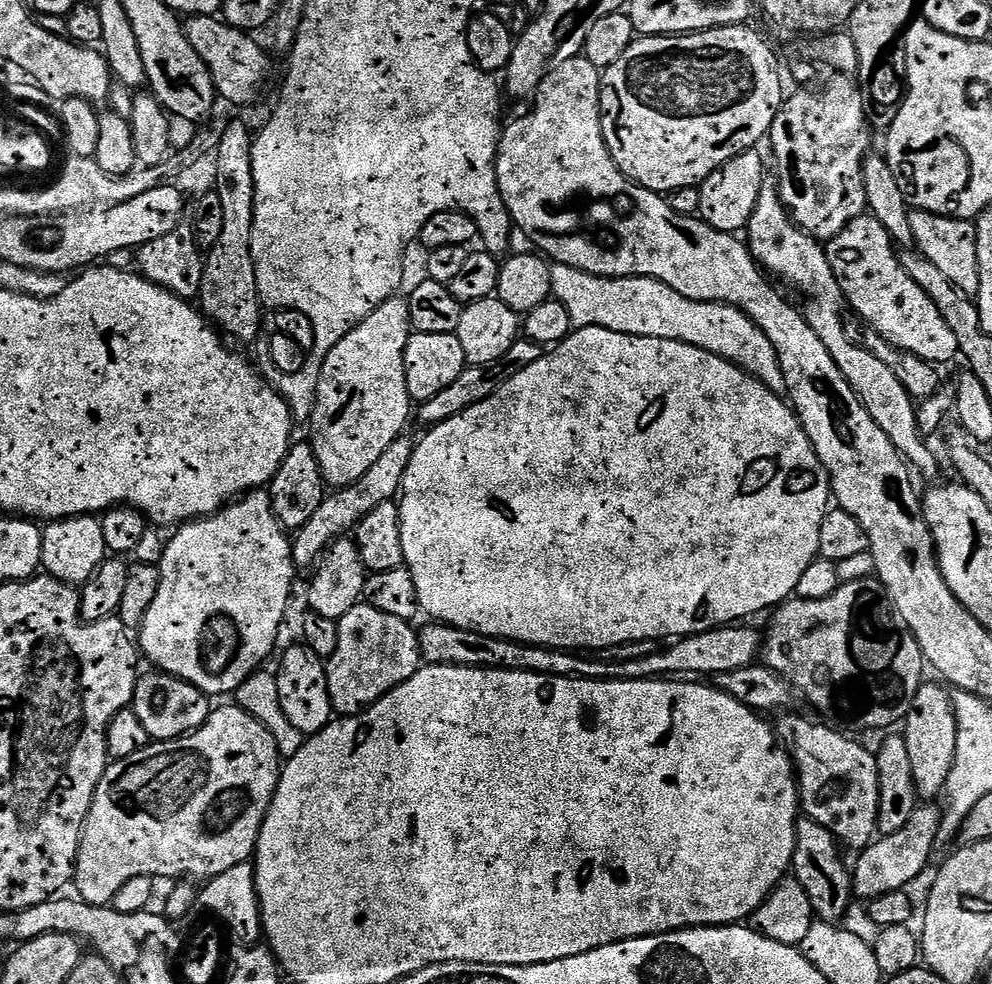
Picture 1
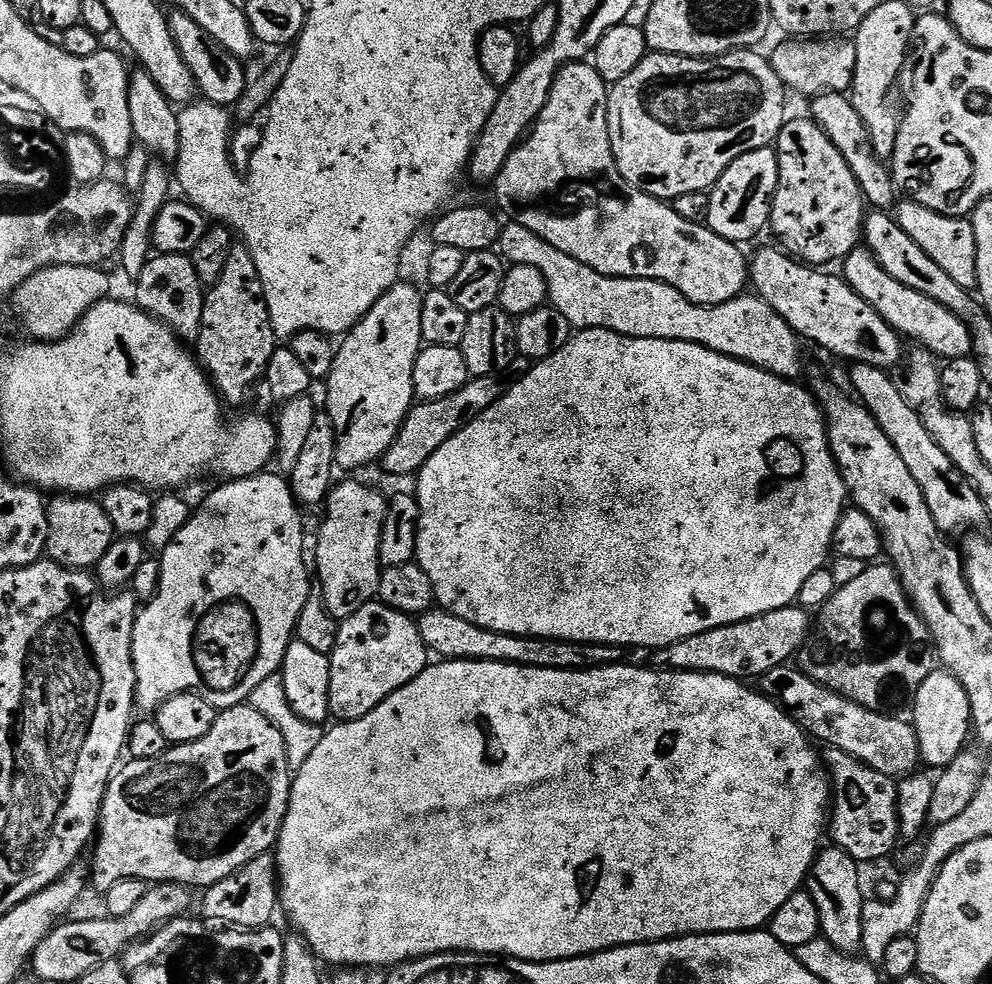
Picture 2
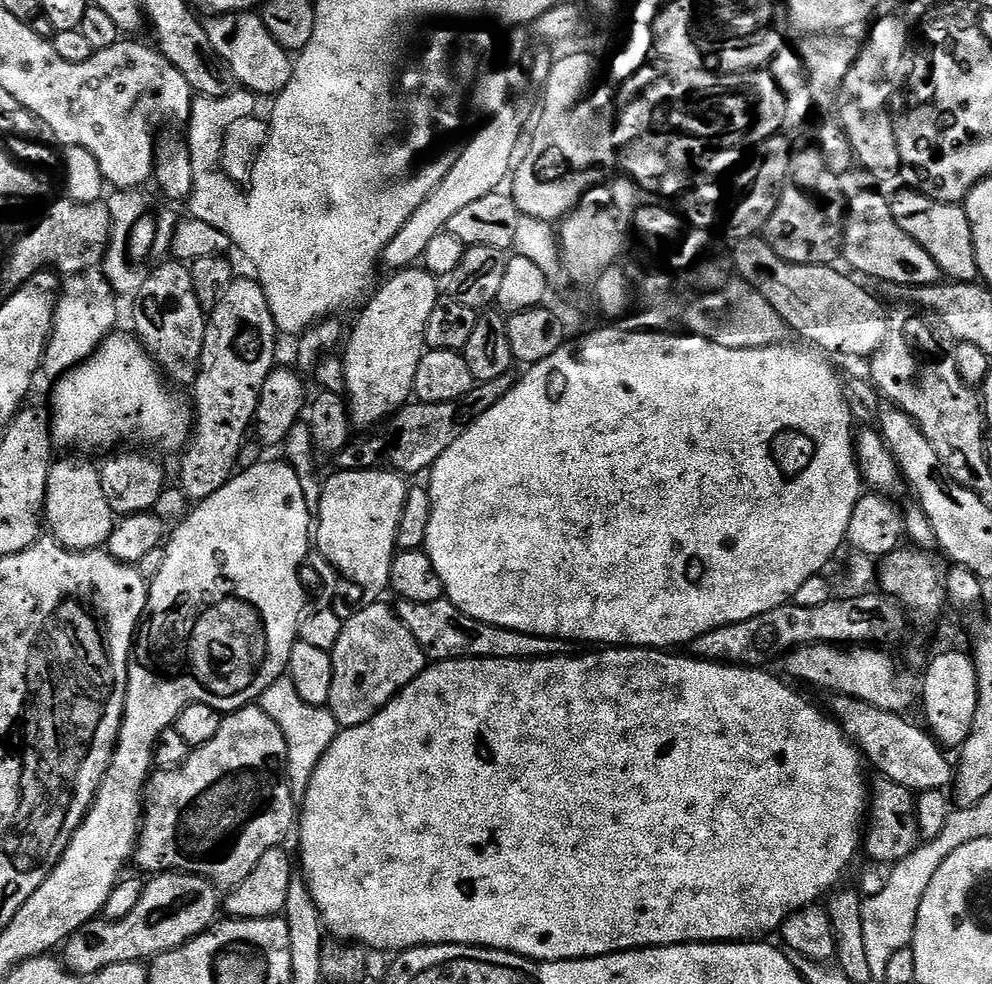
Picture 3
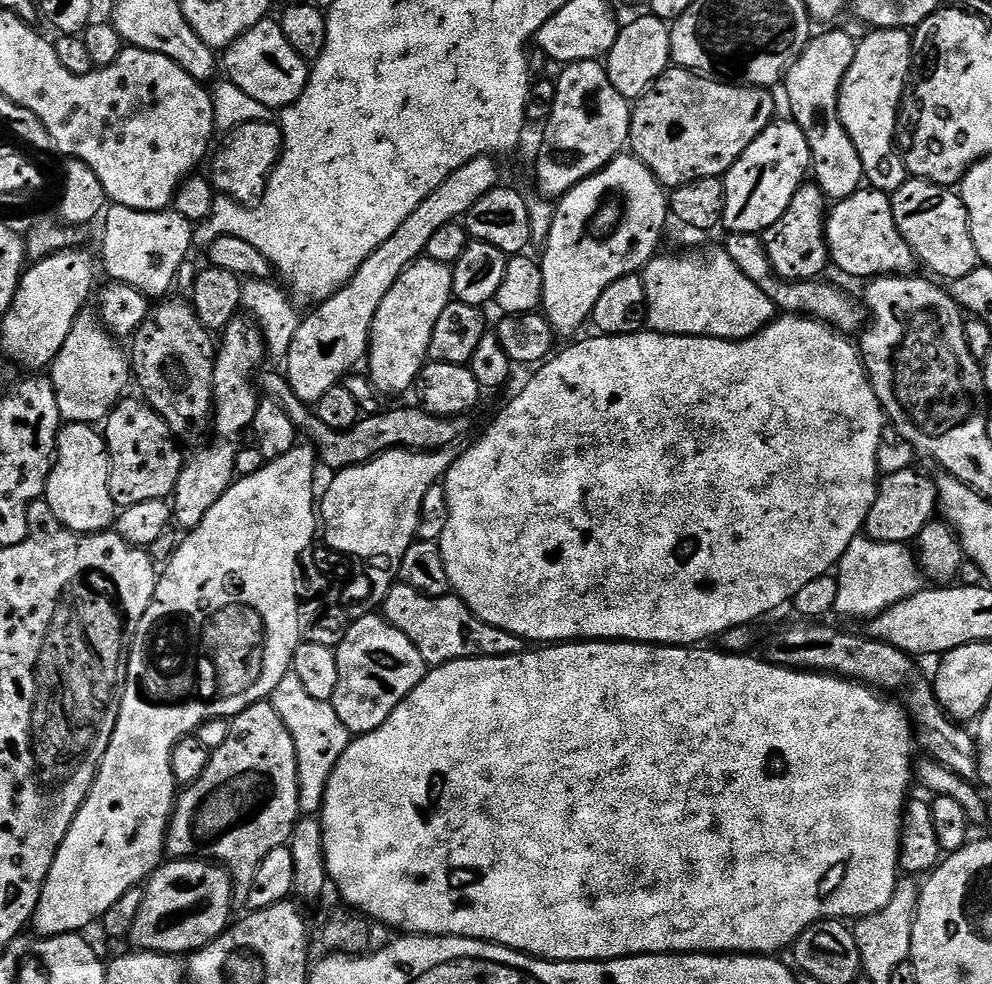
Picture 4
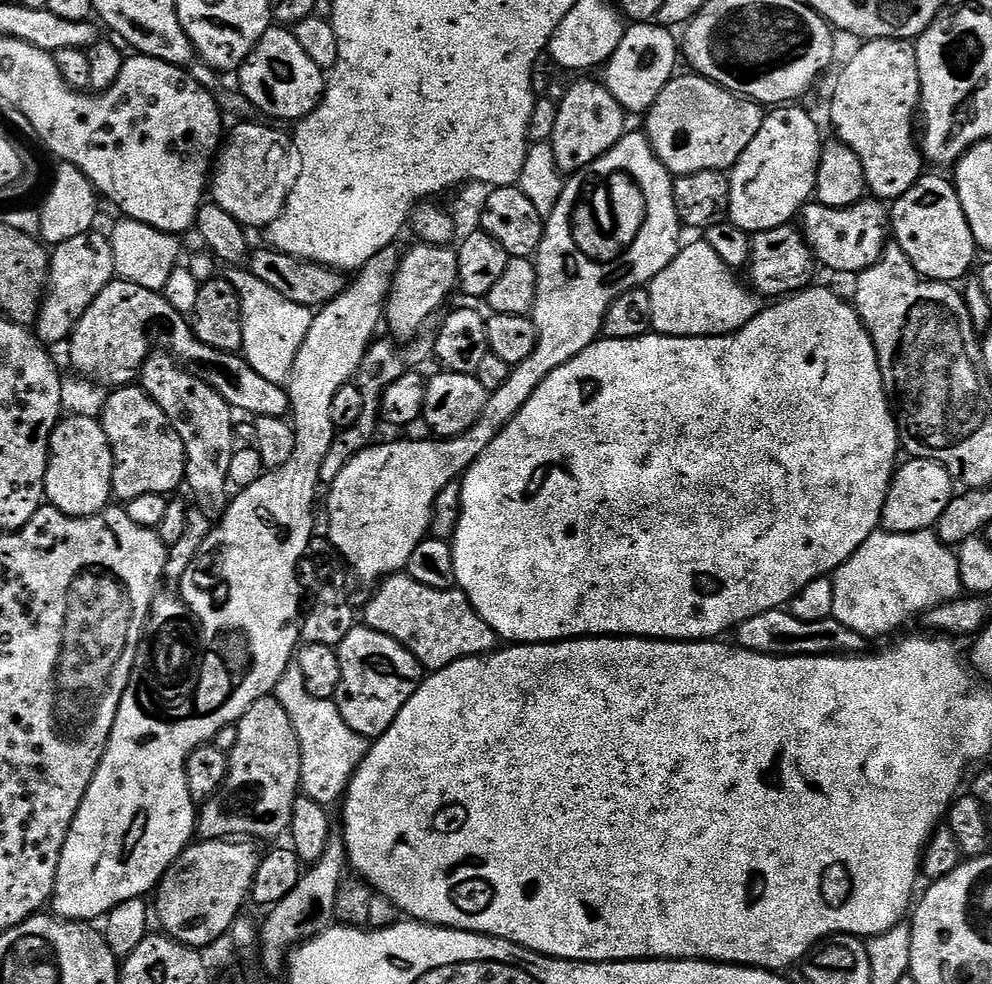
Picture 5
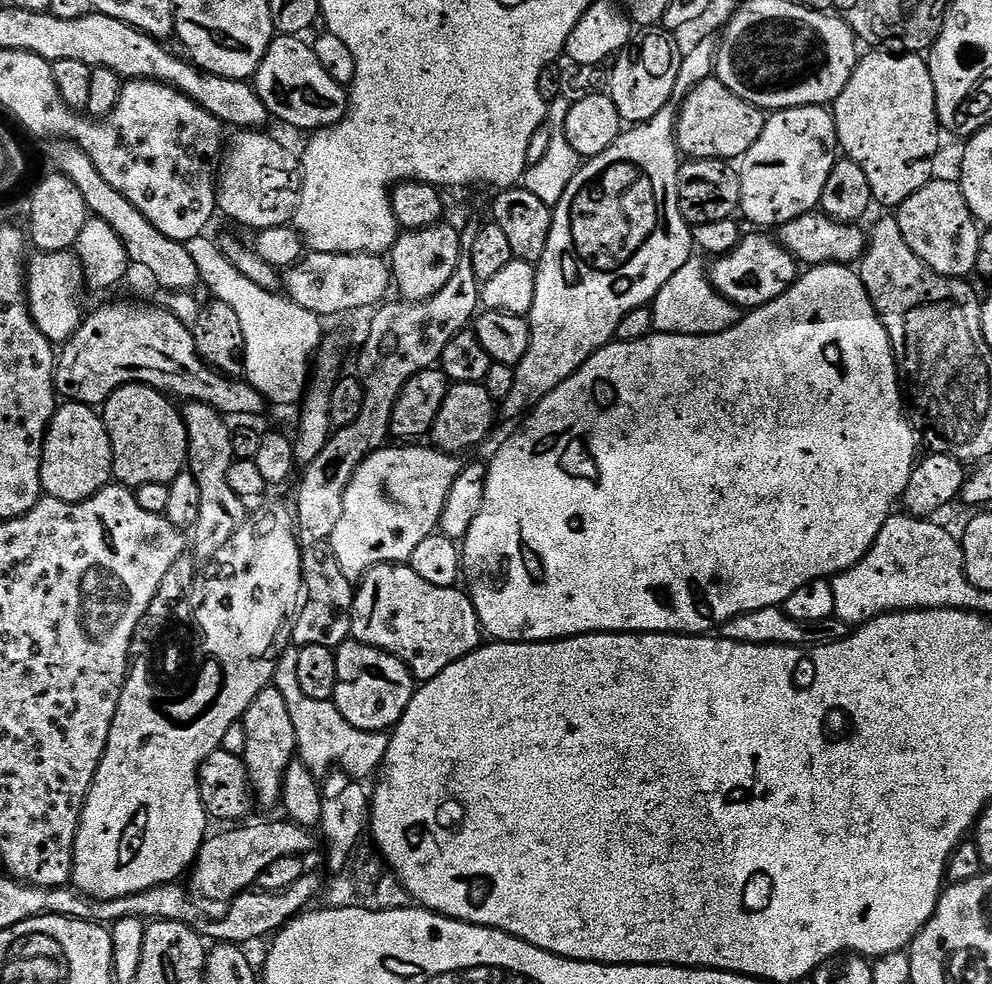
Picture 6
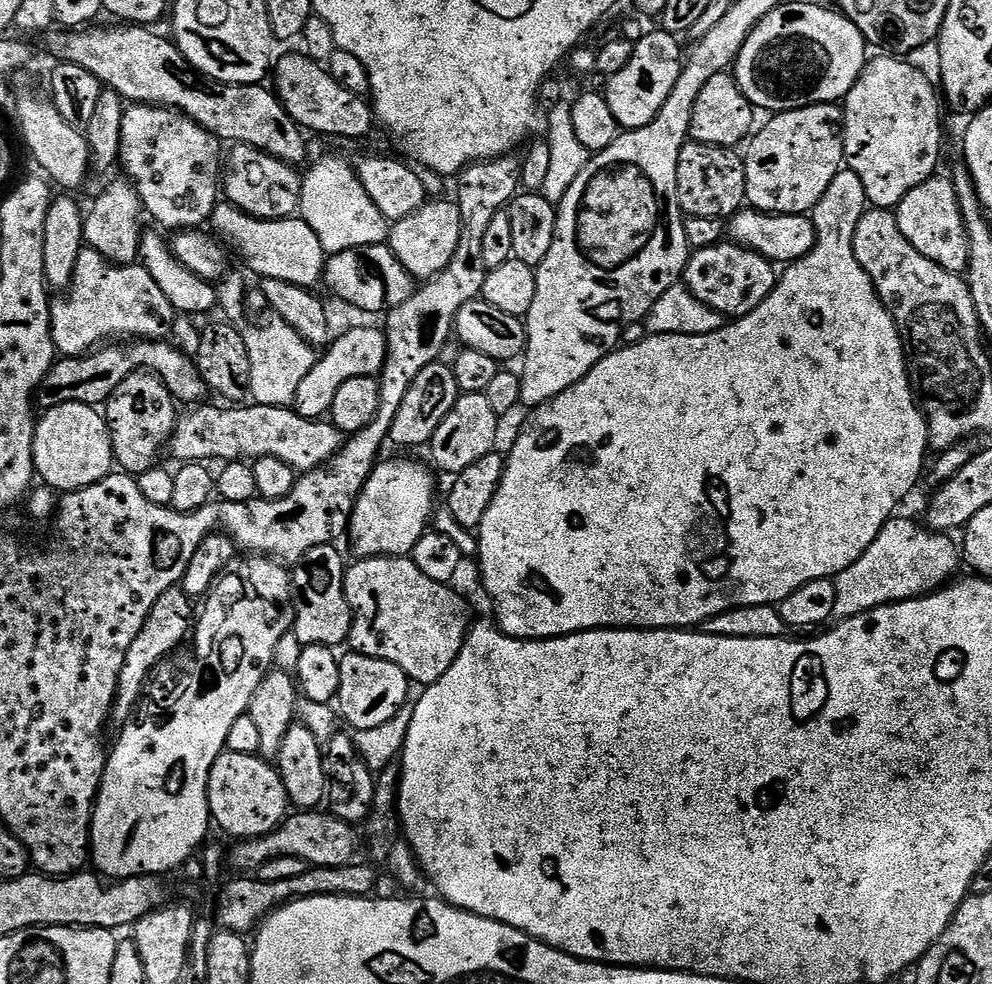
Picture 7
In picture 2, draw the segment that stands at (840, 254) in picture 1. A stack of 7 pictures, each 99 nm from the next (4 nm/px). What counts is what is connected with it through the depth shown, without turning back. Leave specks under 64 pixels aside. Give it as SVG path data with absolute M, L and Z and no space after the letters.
M857 246L849 256L842 261L842 279L882 318L895 332L899 332L905 341L917 340L921 349L927 350L941 361L957 360L963 356L972 356L972 332L946 306L934 302L934 298L926 298L926 294L918 294L918 290L910 290L910 286L902 286L898 278L890 278L886 270L874 258L867 247Z

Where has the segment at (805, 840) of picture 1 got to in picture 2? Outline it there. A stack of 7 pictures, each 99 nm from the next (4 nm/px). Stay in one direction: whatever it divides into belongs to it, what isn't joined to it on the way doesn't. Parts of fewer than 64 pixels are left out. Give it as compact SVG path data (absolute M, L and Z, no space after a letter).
M824 846L816 853L816 860L806 881L806 890L814 898L814 906L818 906L820 936L829 940L847 956L855 956L864 951L862 914L866 893L860 885L860 872L862 872L861 865L857 864L854 858L850 858L846 850L835 846Z

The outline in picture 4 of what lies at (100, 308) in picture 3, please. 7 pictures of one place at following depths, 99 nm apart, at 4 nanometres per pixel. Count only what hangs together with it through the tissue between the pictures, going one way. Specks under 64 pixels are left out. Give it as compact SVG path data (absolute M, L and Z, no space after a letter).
M84 309L71 328L70 337L66 340L62 350L58 352L48 370L49 380L55 388L55 398L58 401L58 410L61 421L72 424L100 424L107 419L125 392L128 384L131 385L132 375L130 360L127 353L120 350L115 337L103 327L99 315L91 309Z

